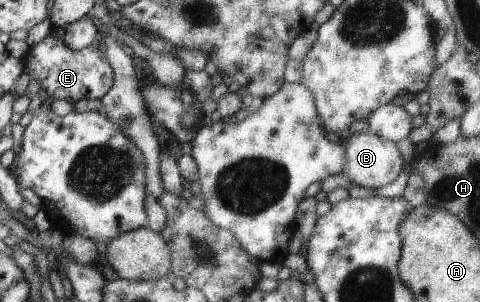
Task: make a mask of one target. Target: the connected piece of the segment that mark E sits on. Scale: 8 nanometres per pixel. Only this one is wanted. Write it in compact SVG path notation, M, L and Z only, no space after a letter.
M51 32L46 38L42 39L34 46L29 46L29 50L25 56L21 58L23 63L23 72L30 75L30 79L38 81L40 87L46 91L46 93L53 97L53 99L66 99L70 103L75 104L80 99L101 99L104 97L113 84L113 69L105 58L105 54L98 45L98 42L89 45L81 50L73 50L69 48L62 36L58 36L57 33Z

